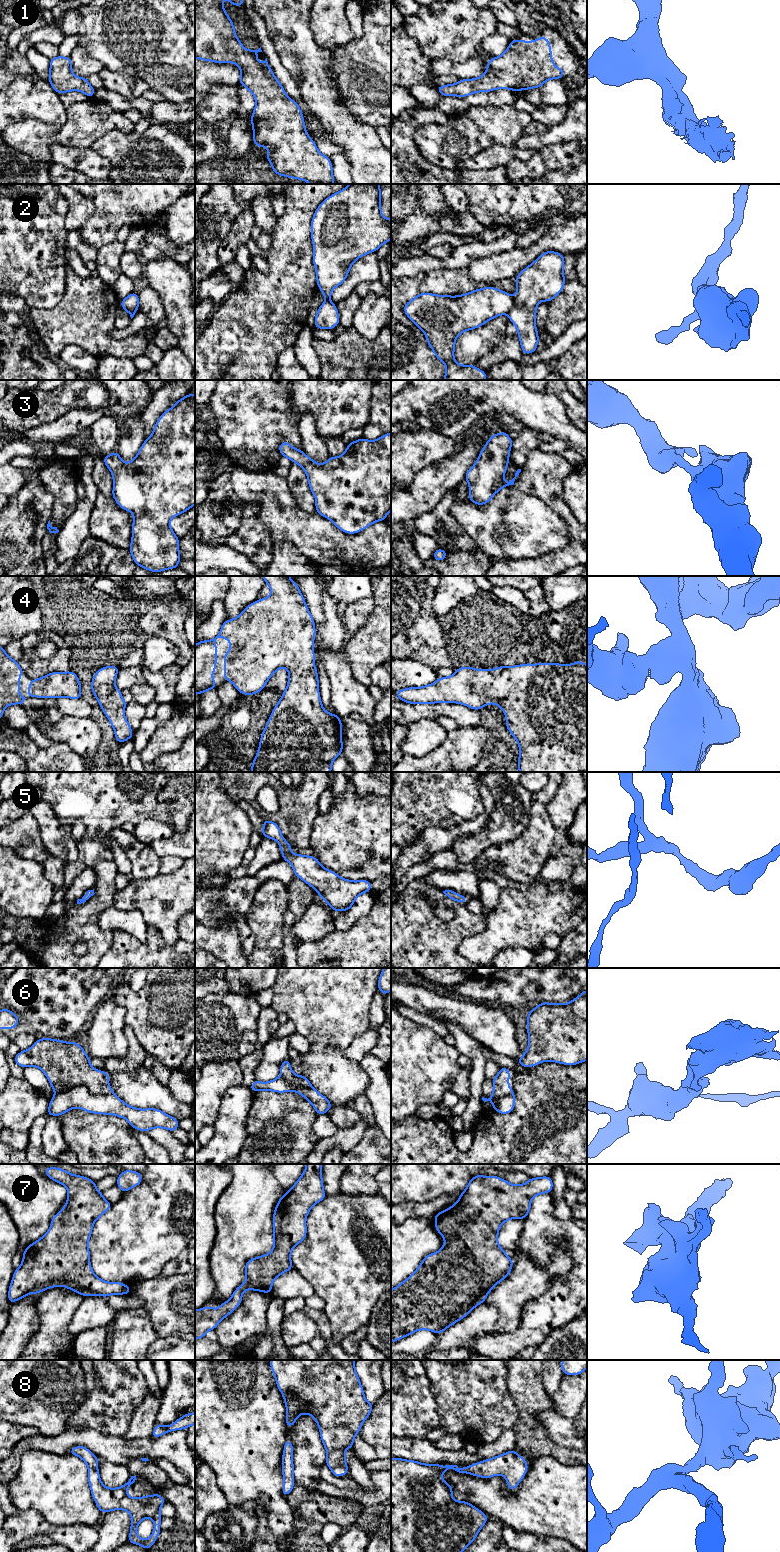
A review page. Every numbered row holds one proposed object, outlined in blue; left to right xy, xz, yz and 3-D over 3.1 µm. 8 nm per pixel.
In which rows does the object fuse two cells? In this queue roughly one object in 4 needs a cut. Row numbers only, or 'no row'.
2, 6

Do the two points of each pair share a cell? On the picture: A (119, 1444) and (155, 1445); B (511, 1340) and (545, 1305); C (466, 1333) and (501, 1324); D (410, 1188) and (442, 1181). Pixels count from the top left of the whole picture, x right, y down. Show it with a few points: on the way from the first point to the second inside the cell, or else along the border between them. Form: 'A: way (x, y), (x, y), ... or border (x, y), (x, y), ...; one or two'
A: way (128, 1445), (146, 1445); one
B: way (520, 1333), (539, 1314); one
C: border (486, 1304), (497, 1310), (491, 1332); two
D: way (418, 1181), (434, 1181); one

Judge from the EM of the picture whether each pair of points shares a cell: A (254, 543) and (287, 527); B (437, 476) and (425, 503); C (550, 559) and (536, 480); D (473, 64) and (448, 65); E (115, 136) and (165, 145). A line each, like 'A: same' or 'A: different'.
A: different
B: same
C: same
D: same
E: same

